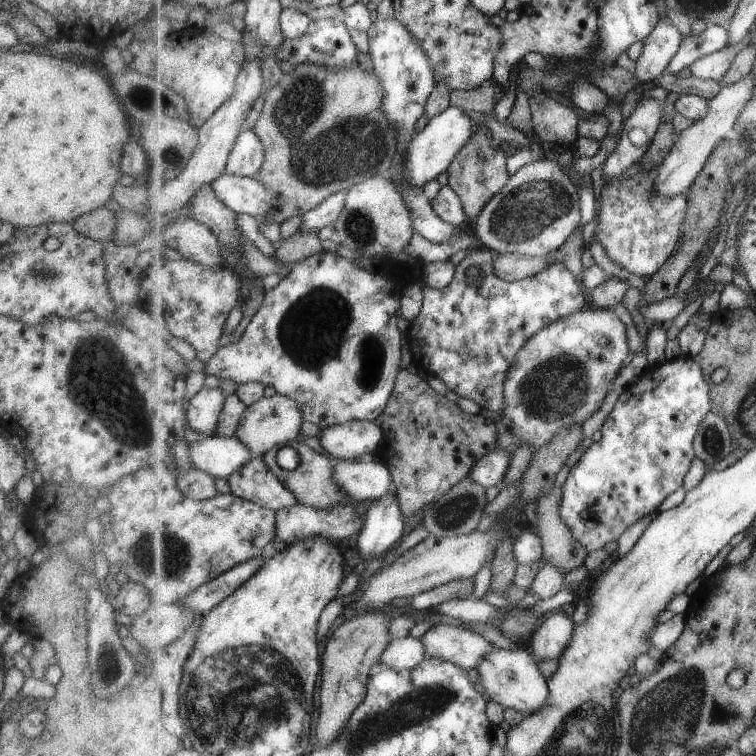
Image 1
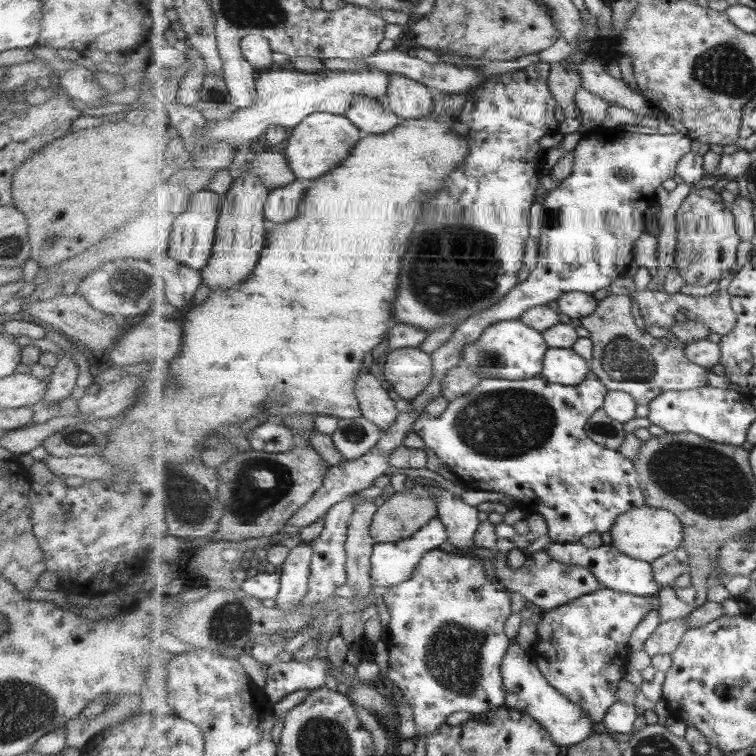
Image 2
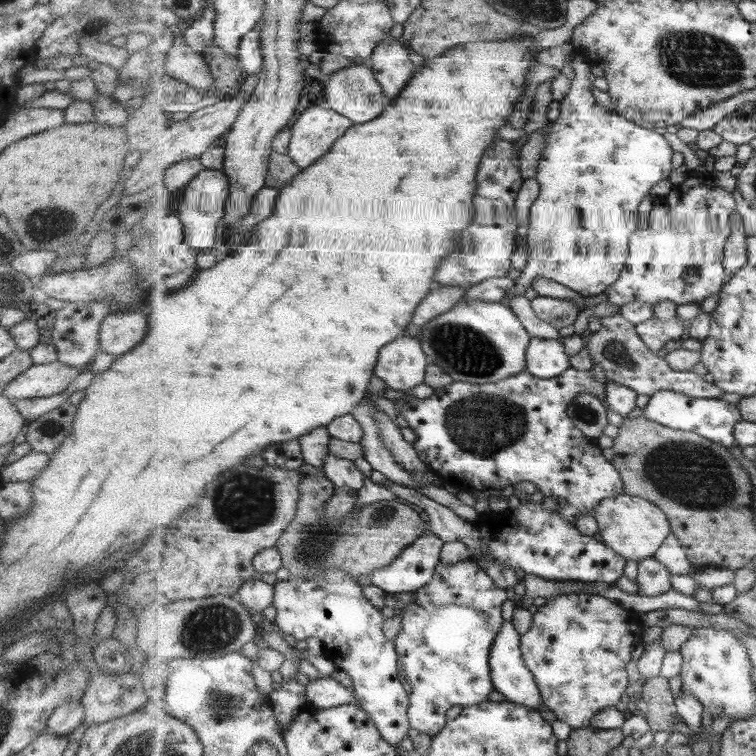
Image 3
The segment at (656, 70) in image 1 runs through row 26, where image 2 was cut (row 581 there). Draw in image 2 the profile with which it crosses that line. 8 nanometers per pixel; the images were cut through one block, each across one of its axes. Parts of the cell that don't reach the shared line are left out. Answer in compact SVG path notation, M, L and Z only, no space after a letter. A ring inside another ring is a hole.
M684 545L667 552L652 562L653 572L657 584L661 589L675 587L675 582L681 574L690 572L689 553L686 551Z

